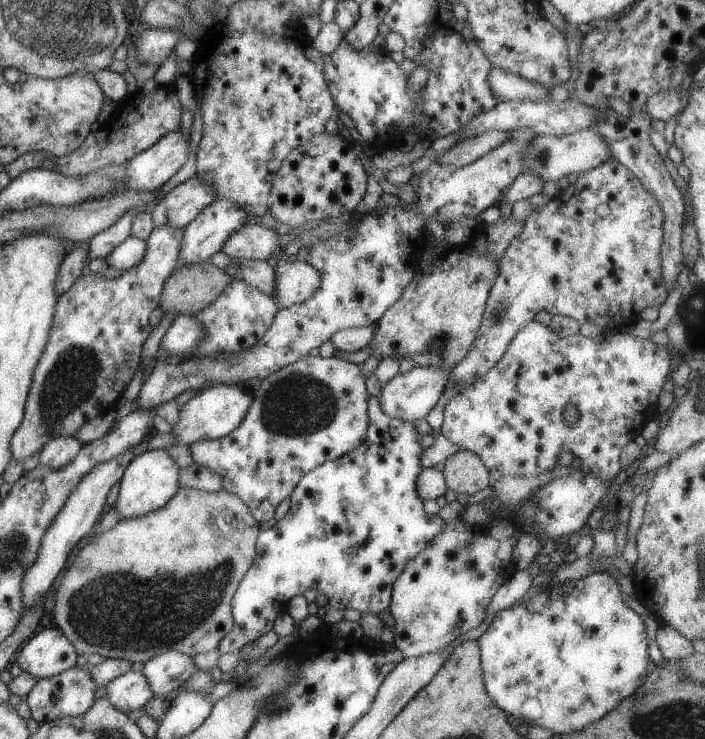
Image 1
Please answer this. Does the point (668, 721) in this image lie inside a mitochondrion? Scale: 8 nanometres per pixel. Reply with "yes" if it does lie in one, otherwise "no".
yes

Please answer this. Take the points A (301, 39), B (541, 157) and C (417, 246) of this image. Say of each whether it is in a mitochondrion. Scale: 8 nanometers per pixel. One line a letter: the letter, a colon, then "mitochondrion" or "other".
A: other
B: mitochondrion
C: other

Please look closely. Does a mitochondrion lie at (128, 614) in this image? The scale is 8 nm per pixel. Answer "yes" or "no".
yes

